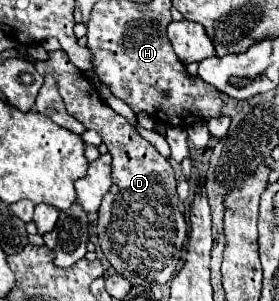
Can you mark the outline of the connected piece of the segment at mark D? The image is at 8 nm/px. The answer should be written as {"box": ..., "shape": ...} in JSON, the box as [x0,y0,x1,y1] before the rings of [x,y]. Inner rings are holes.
{"box":[35,50,187,282],"shape":[[[63,50],[51,52],[49,60],[37,62],[35,68],[41,74],[55,76],[67,112],[75,116],[85,128],[95,130],[113,156],[113,186],[105,194],[97,218],[99,244],[109,264],[129,282],[169,282],[187,238],[187,224],[175,192],[175,176],[171,164],[163,162],[163,156],[155,152],[155,148],[143,140],[123,116],[113,112],[95,90],[89,94],[89,80],[81,70],[77,70],[77,66],[69,62]]]}

